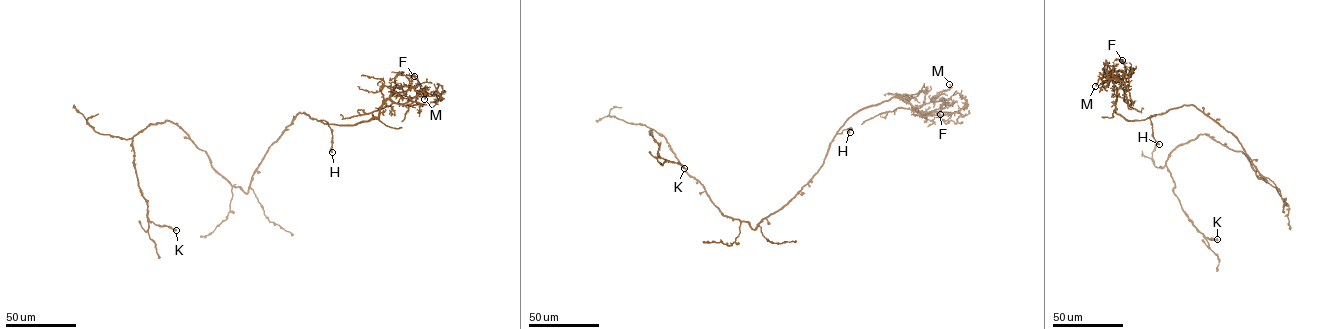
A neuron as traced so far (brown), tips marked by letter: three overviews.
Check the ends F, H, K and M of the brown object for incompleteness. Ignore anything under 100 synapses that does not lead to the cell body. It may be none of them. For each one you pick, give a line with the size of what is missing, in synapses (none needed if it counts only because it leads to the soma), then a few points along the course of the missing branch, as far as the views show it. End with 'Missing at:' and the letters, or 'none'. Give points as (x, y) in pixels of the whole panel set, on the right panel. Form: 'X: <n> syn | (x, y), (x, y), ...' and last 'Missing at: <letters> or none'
Missing at: none

